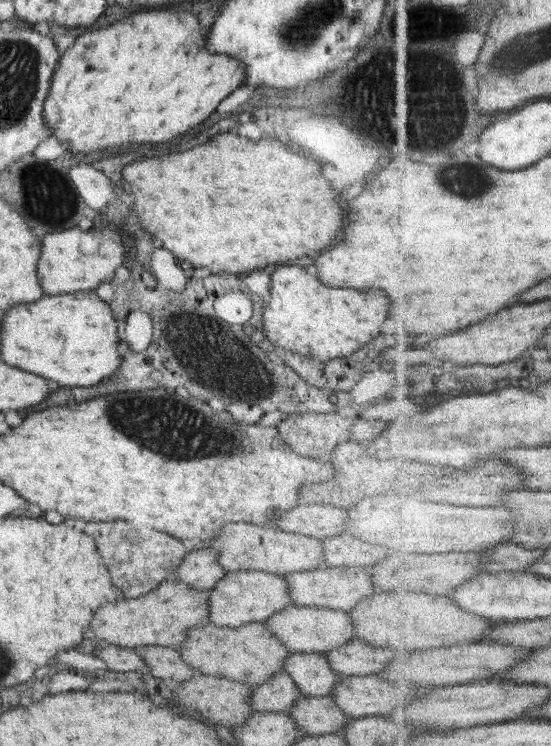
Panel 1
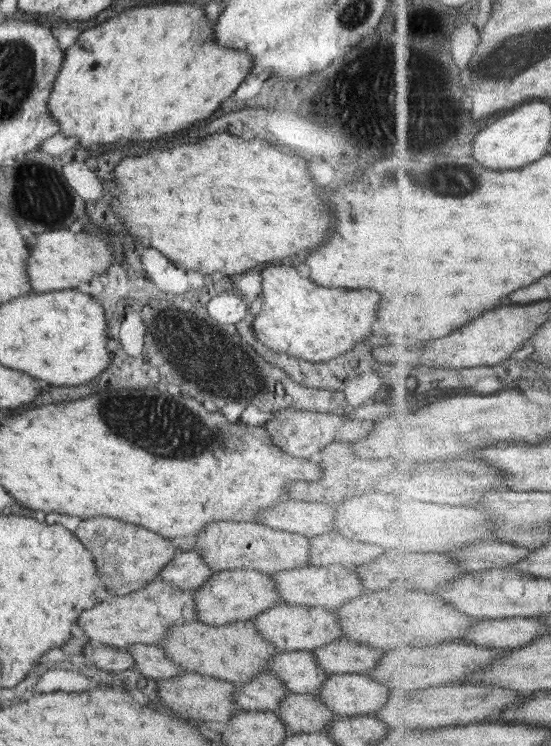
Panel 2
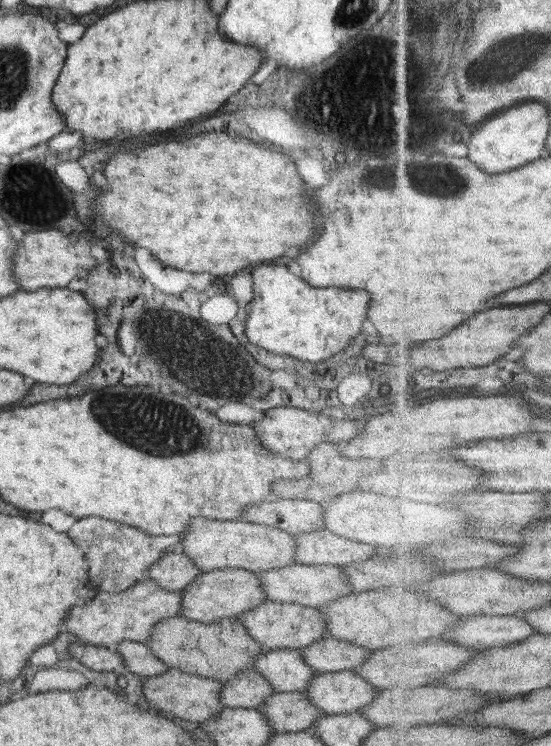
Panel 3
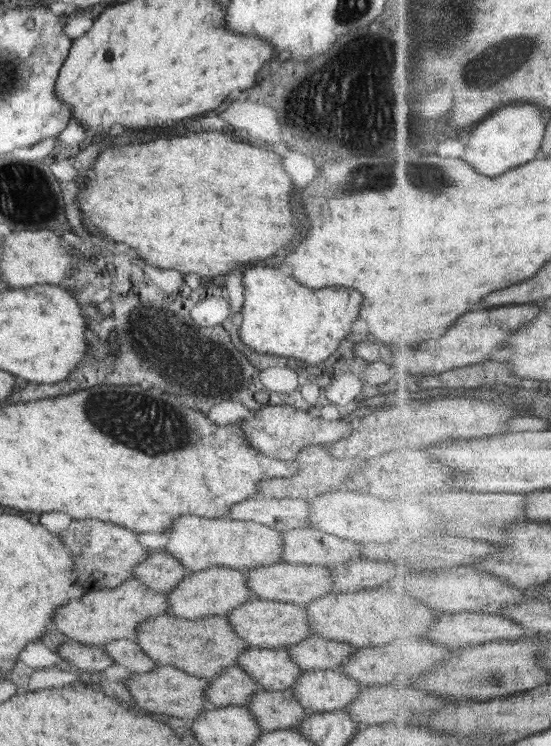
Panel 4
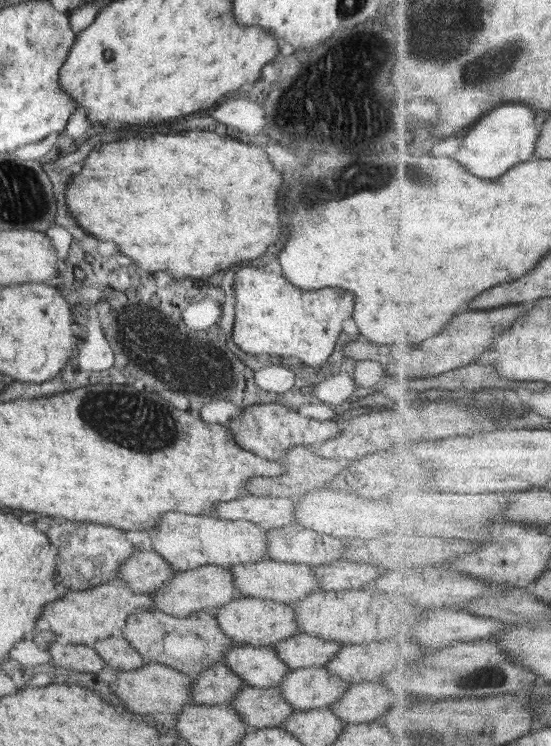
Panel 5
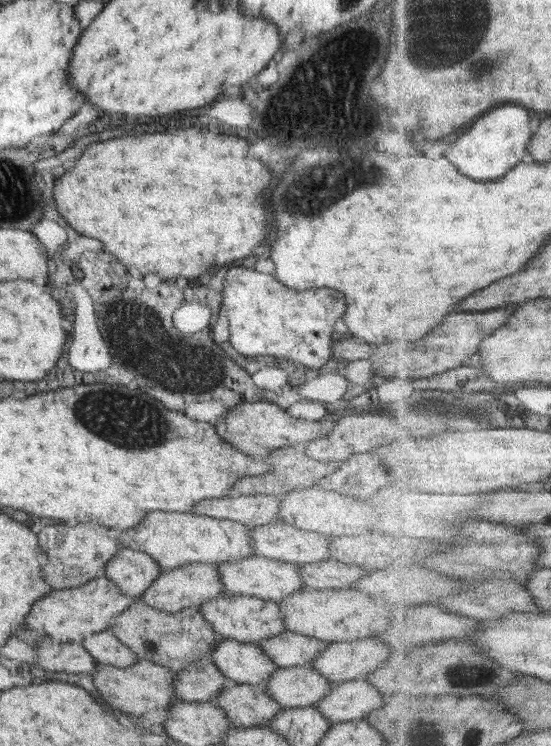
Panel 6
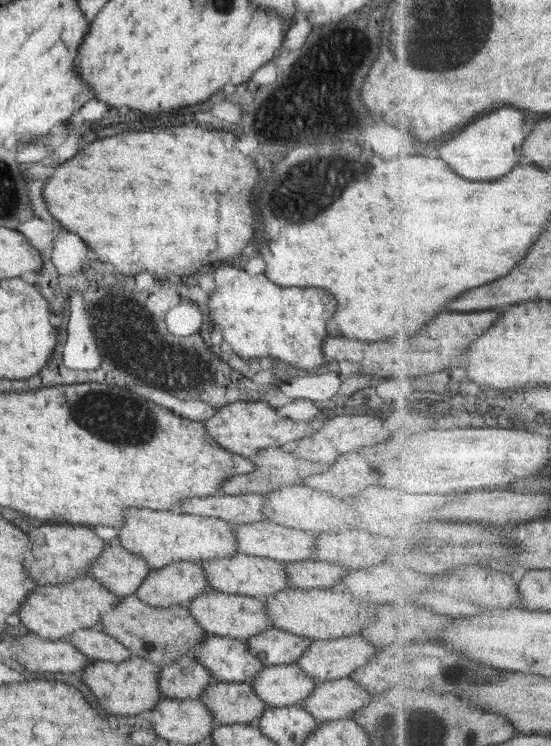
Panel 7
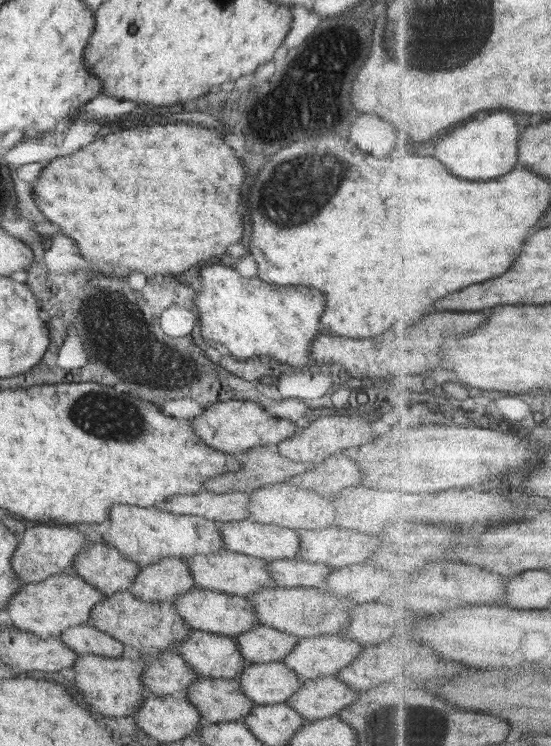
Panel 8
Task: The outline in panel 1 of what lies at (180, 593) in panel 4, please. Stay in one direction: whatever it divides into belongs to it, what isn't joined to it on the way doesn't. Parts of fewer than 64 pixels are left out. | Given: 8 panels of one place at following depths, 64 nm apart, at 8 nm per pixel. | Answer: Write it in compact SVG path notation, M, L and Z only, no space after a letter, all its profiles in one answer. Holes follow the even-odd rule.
M228 571L218 585L208 590L208 618L218 627L237 627L244 623L266 622L268 617L293 604L288 586L281 577L264 571Z

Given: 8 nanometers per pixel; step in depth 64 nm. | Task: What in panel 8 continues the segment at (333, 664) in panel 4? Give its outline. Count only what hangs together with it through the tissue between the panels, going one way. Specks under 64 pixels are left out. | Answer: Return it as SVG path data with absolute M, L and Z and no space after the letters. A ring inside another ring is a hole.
M256 625L233 638L238 652L252 663L282 662L300 639L266 625Z

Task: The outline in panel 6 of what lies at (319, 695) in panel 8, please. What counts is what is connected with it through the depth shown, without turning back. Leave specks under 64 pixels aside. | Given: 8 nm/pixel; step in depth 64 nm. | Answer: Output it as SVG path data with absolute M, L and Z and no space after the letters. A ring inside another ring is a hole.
M365 678L352 679L341 682L334 682L334 685L330 687L330 691L326 695L318 699L317 704L313 707L320 710L324 714L324 718L328 718L332 723L341 723L353 721L354 719L363 719L364 716L370 712L374 712L374 709L378 709L378 706L384 706L386 699L393 698L386 697L378 693L376 686L367 682Z

